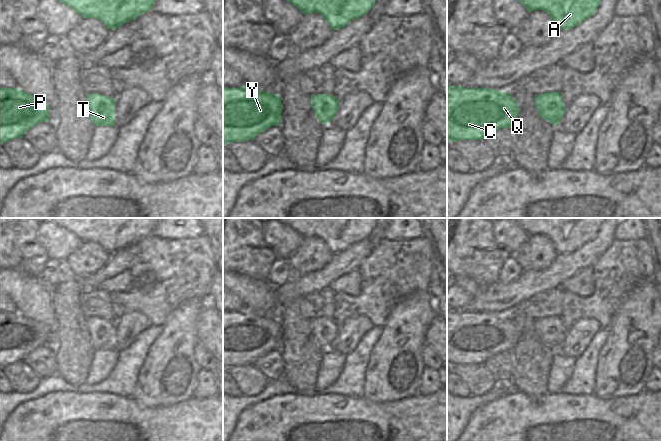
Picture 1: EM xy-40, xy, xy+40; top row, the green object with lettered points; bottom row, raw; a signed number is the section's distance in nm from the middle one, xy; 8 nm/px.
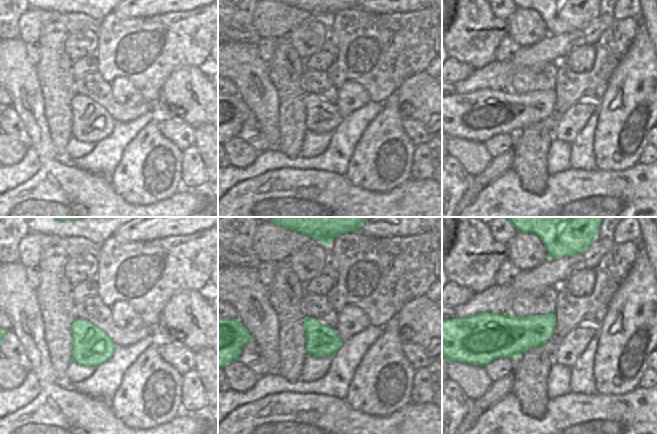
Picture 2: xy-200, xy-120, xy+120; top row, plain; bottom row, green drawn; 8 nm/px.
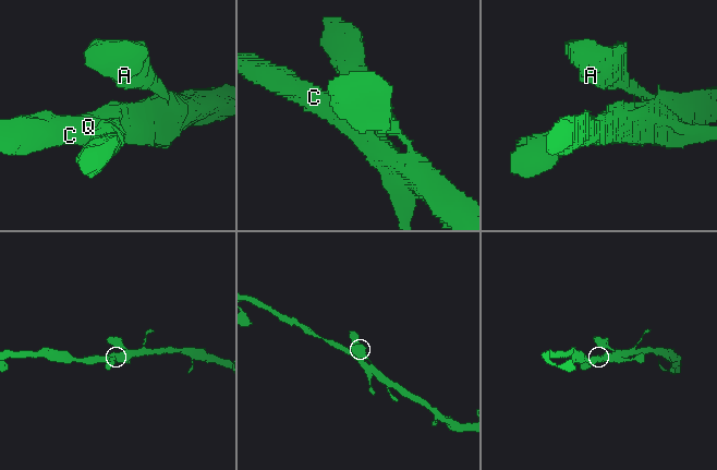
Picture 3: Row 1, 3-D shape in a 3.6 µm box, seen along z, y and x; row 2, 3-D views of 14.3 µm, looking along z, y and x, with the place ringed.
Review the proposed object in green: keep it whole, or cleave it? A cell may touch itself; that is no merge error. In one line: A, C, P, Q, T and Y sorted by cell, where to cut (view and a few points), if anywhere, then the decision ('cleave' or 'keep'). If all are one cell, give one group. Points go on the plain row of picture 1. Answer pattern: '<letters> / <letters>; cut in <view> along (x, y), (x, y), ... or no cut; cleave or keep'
A C P Q T Y; no cut; keep

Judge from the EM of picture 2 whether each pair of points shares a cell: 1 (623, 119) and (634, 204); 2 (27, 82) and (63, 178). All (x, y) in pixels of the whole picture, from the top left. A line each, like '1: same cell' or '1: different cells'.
1: different cells
2: same cell

